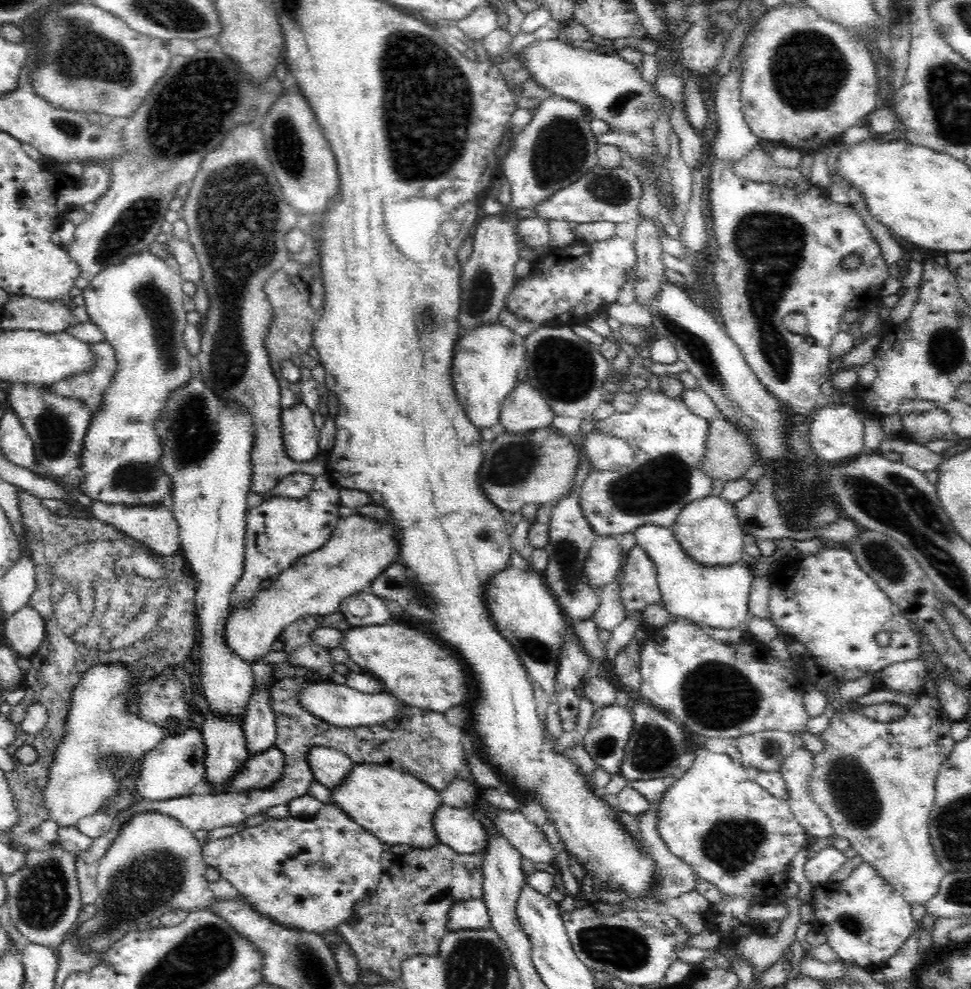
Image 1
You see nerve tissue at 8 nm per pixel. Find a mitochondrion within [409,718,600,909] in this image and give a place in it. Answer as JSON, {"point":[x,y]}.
{"point":[442,872]}

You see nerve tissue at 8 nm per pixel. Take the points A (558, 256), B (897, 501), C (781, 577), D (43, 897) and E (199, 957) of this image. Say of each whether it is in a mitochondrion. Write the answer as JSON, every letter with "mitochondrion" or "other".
{"A":"other","B":"mitochondrion","C":"other","D":"mitochondrion","E":"mitochondrion"}

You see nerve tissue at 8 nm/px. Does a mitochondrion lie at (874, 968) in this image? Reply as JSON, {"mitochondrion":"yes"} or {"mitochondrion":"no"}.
{"mitochondrion":"no"}

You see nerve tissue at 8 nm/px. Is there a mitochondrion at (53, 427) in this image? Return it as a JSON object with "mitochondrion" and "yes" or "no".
{"mitochondrion":"yes"}

